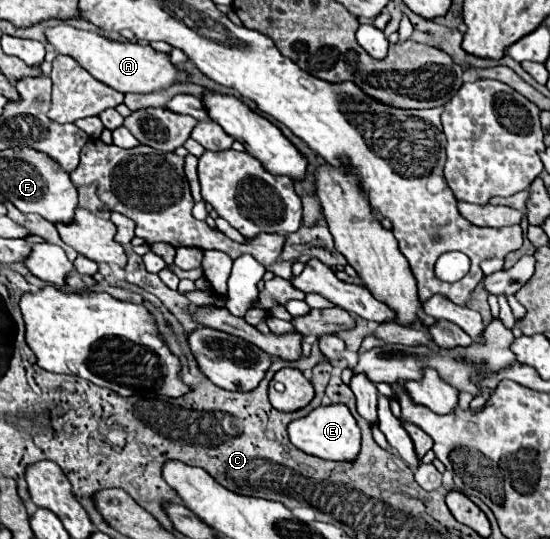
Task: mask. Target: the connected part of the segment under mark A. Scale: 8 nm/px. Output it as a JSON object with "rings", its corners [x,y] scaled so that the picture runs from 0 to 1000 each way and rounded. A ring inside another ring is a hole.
{"rings":[[[111,43],[85,61],[85,76],[115,102],[129,102],[144,113],[151,128],[158,128],[176,150],[220,169],[220,173],[278,173],[278,169],[300,169],[318,154],[340,154],[344,135],[325,128],[311,117],[307,98],[282,95],[278,87],[260,87],[253,80],[213,80],[202,72],[191,72],[180,61],[165,58],[144,58],[122,43]]]}

